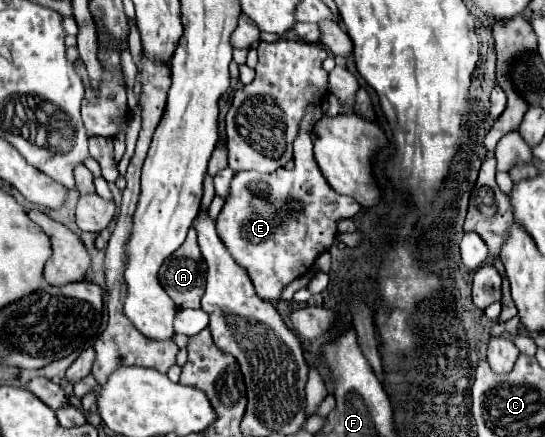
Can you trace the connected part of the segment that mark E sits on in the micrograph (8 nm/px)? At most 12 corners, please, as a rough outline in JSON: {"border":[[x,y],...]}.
{"border":[[316,164],[236,172],[216,220],[262,300],[278,300],[360,210]]}

